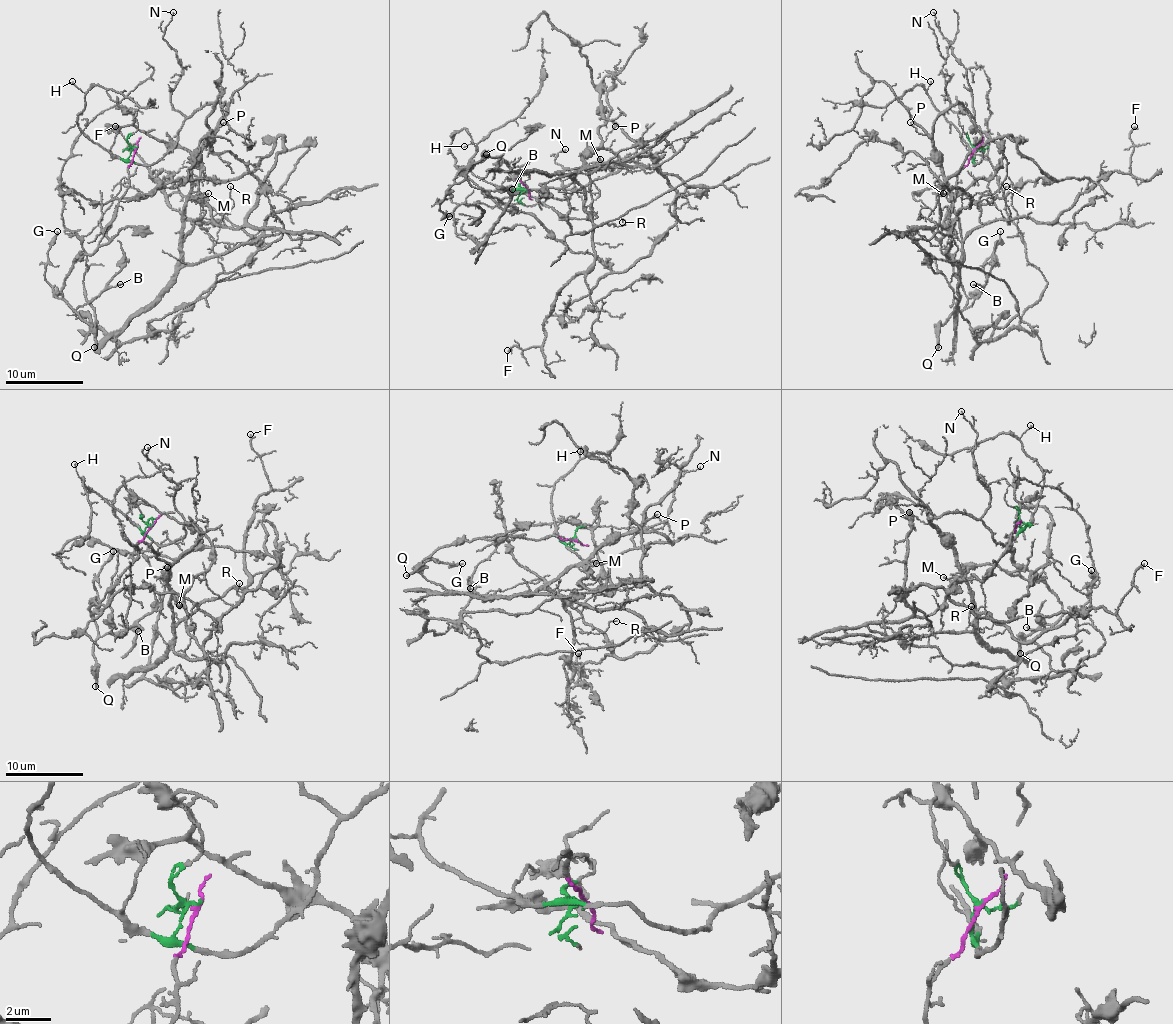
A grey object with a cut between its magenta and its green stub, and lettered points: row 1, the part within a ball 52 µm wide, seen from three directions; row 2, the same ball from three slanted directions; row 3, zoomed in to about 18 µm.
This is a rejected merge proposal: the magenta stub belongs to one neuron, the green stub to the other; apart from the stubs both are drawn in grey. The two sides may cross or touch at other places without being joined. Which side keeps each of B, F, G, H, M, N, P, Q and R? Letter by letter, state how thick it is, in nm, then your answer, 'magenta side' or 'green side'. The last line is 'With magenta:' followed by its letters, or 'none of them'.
B: 160 nm thick; magenta side
F: 180 nm thick; green side
G: 170 nm thick; magenta side
H: 110 nm thick; green side
M: 120 nm thick; green side
N: 90 nm thick; green side
P: 120 nm thick; green side
Q: 260 nm thick; magenta side
R: 110 nm thick; green side
With magenta: B, G, Q

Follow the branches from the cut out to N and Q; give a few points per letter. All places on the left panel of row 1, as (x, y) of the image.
N: (134, 147), (128, 159), (154, 164), (185, 118), (171, 90), (181, 67), (163, 38), (173, 13)
Q: (134, 149), (128, 188), (99, 246), (74, 264), (62, 285), (66, 303), (93, 330), (93, 348)

